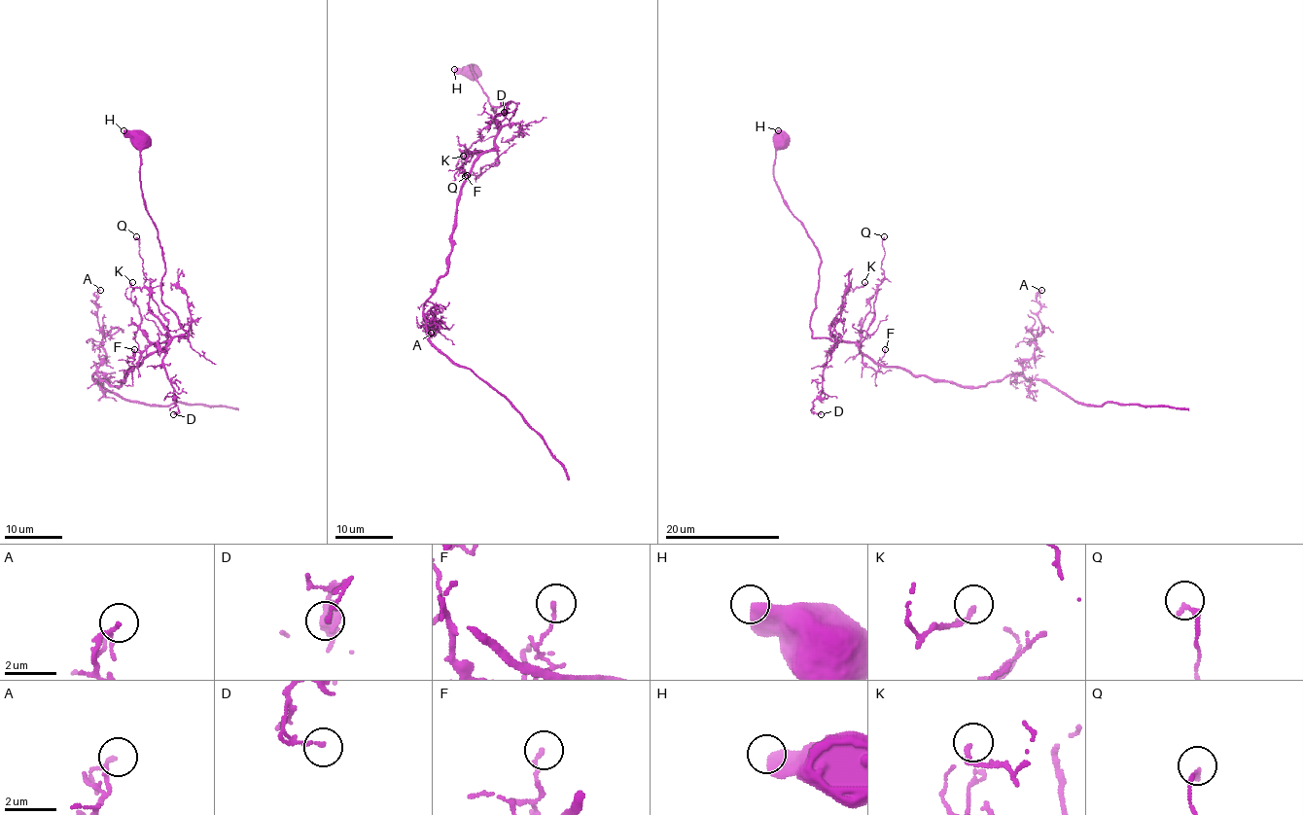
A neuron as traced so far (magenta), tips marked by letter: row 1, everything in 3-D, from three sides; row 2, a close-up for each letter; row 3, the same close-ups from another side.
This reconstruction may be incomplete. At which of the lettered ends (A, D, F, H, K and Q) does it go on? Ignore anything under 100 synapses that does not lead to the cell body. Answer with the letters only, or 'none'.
none

